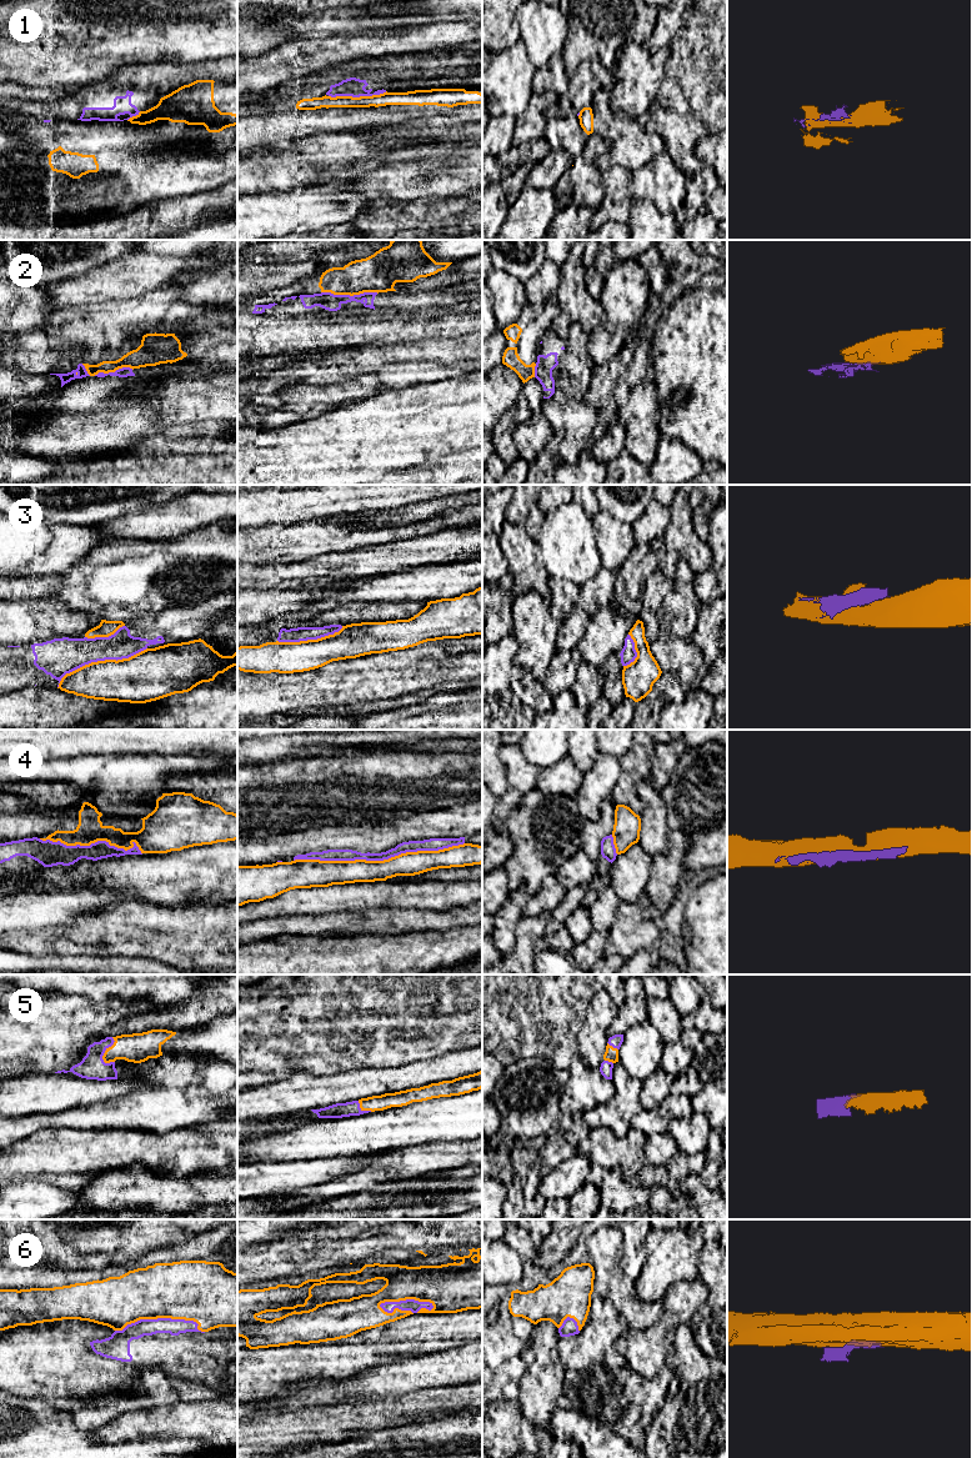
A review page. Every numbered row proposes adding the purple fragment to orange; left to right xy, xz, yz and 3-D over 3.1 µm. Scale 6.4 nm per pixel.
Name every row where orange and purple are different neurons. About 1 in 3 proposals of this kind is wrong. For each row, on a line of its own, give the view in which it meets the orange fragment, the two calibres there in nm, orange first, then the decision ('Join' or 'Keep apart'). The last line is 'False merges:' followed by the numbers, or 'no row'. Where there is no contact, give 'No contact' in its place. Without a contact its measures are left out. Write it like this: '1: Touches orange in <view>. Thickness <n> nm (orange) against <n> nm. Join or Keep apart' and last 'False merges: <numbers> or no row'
1: Touches orange in xz. Thickness 80 nm (orange) against 120 nm. Keep apart
2: Touches orange in xz. Thickness 260 nm (orange) against 110 nm. Keep apart
3: Touches orange in xy. Thickness 300 nm (orange) against 240 nm. Keep apart
4: Touches orange in xz. Thickness 160 nm (orange) against 80 nm. Keep apart
5: Touches orange in xy. Thickness 190 nm (orange) against 160 nm. Join
6: Touches orange in xz. Thickness 260 nm (orange) against 80 nm. Keep apart
False merges: 1, 2, 3, 4, 6

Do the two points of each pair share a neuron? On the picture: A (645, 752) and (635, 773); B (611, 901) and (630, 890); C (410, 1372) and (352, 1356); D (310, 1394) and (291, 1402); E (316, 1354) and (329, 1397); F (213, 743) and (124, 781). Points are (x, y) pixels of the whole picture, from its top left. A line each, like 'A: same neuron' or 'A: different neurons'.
A: same neuron
B: different neurons
C: different neurons
D: same neuron
E: different neurons
F: different neurons

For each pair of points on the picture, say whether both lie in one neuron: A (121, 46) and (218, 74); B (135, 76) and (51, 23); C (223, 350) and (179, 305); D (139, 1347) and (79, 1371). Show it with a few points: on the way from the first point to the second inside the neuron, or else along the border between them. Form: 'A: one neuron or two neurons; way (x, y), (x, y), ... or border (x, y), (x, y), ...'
A: two neurons; border (215, 60), (205, 60), (185, 66), (178, 64)
B: two neurons; border (153, 63), (126, 65), (115, 76)
C: two neurons; border (223, 311), (204, 314), (194, 320)
D: two neurons; border (89, 1342), (96, 1353), (139, 1366)

